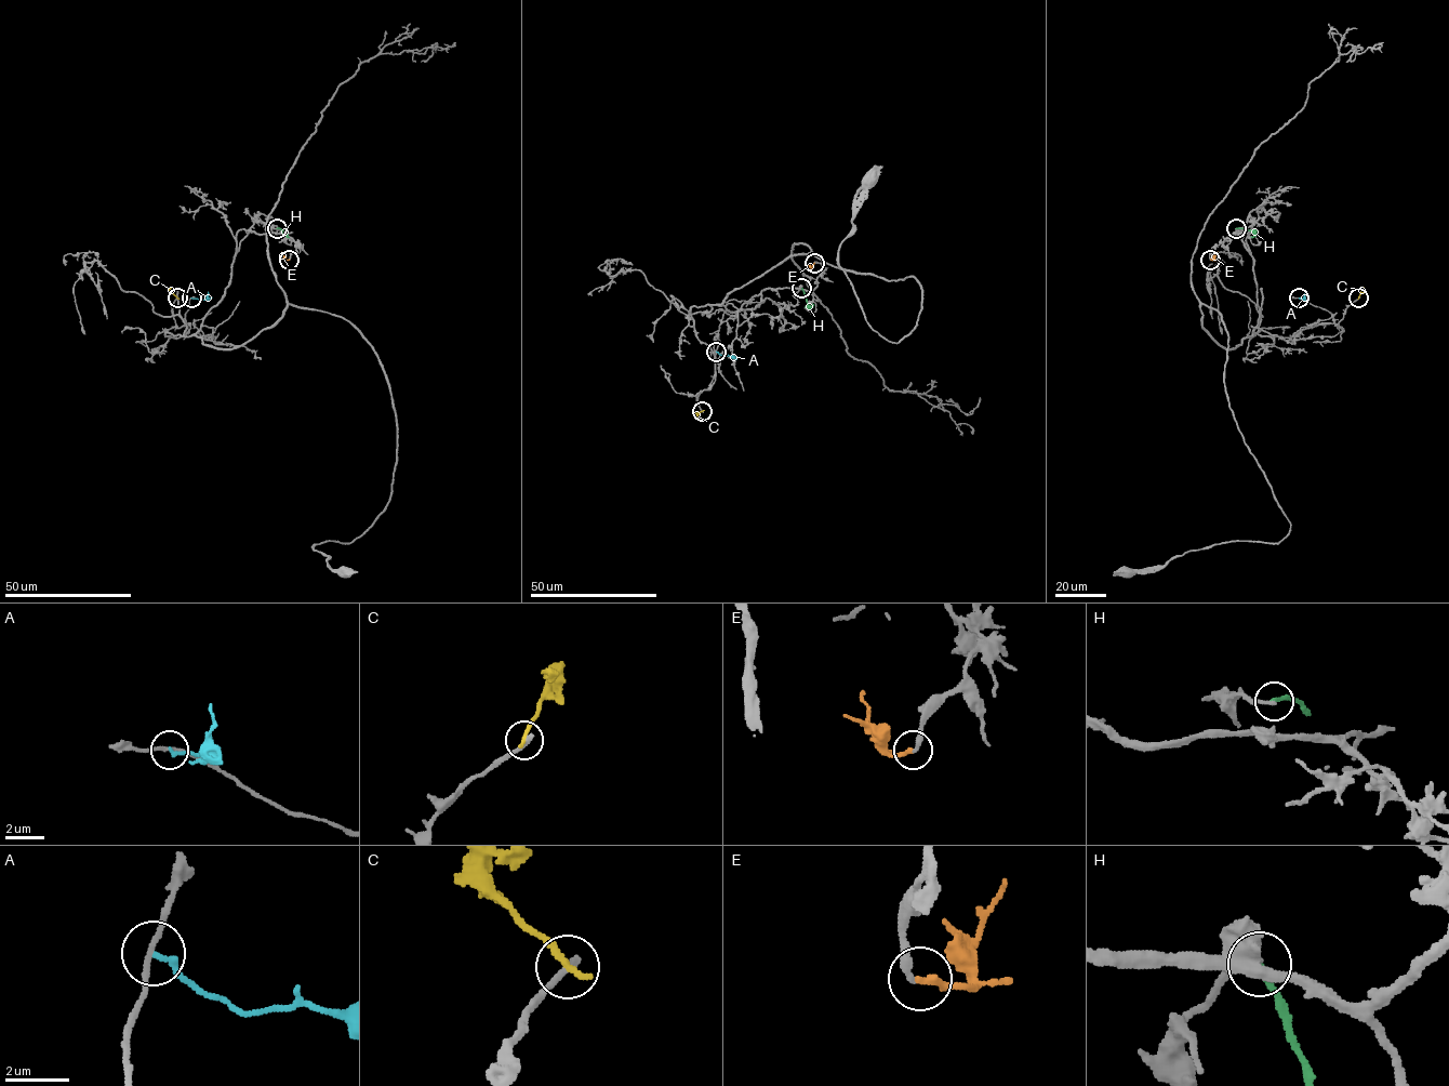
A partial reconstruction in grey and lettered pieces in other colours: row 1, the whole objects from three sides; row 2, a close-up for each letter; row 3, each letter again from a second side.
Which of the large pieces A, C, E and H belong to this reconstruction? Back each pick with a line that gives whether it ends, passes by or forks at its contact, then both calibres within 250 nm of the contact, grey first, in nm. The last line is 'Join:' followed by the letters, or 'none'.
E: It ends there. Thickness 240 nm (grey) against 260 nm
Join: E

